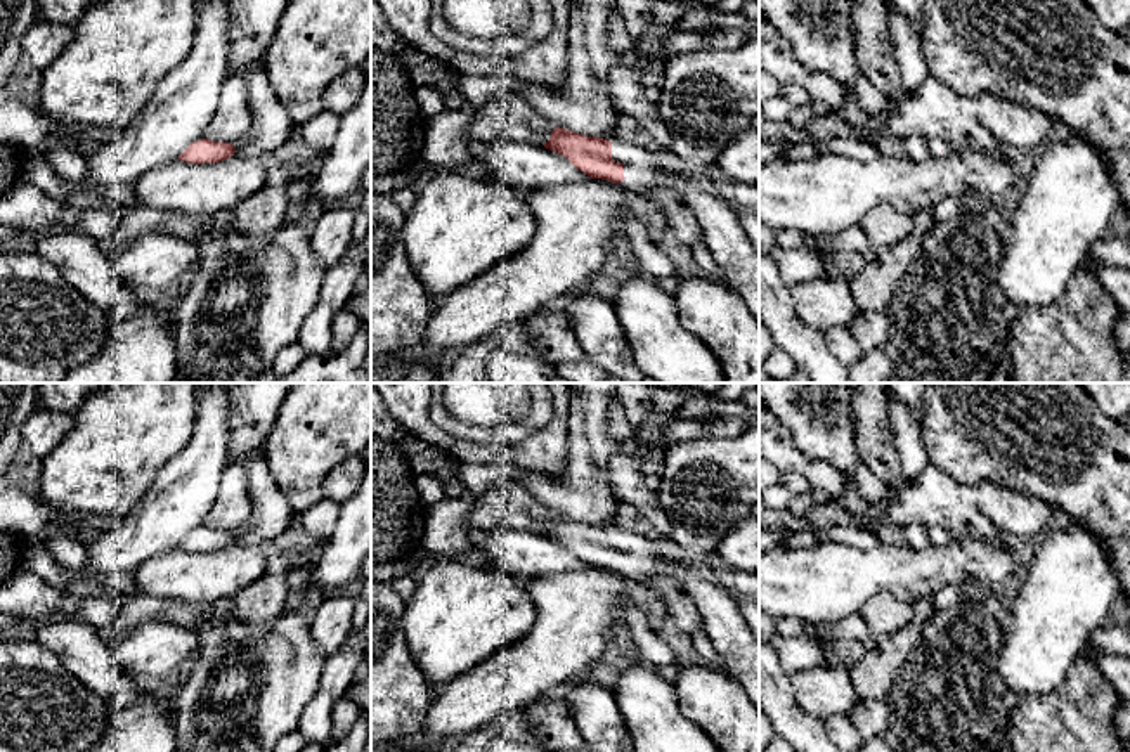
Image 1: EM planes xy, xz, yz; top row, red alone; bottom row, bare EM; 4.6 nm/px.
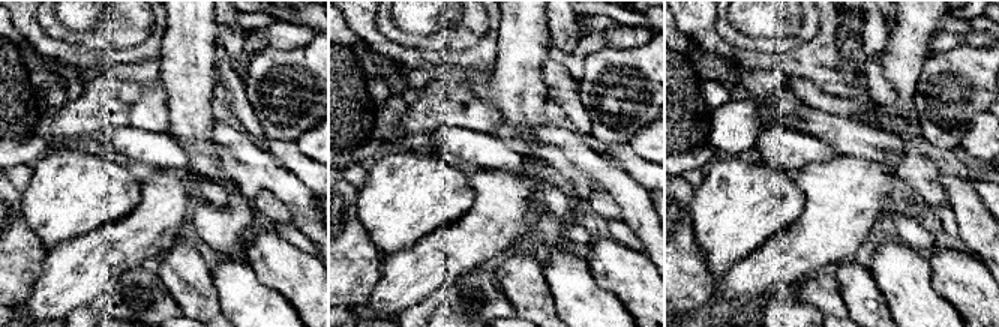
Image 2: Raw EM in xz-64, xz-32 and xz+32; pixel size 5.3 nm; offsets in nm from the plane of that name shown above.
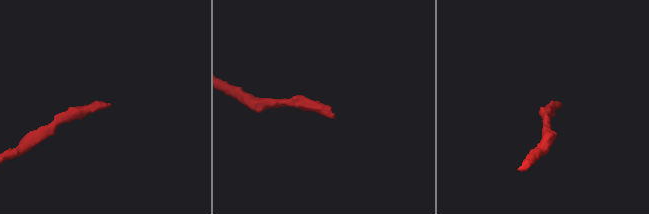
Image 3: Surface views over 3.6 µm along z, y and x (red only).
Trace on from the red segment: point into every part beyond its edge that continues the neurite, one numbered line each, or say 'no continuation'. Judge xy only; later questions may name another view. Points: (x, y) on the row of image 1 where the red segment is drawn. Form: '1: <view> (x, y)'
1: xy (271, 125)

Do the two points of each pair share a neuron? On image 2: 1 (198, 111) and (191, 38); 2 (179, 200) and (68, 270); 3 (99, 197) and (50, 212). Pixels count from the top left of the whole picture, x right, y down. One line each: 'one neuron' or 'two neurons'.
1: one neuron
2: one neuron
3: one neuron

